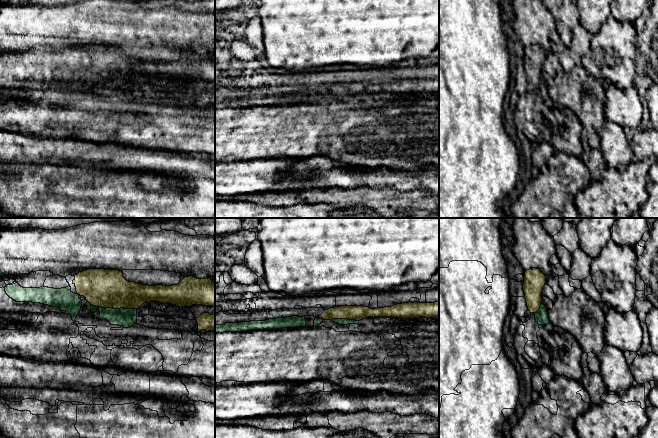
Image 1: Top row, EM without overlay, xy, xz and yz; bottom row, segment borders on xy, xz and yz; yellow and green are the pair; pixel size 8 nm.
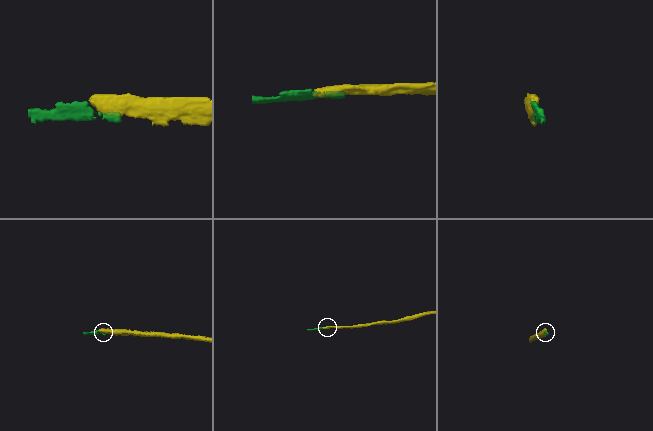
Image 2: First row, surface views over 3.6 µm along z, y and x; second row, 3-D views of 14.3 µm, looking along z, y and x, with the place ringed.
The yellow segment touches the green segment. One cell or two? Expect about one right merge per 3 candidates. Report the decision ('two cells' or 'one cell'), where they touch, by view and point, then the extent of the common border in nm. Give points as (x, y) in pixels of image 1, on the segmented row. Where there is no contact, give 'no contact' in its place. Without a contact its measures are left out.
one cell; meets yellow in xy at (114, 308); contact 380 nm long

